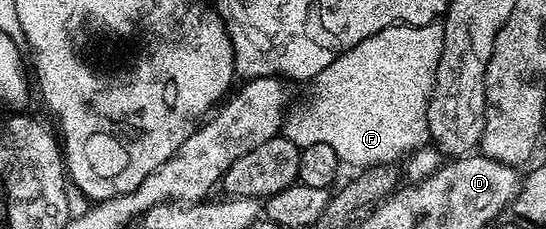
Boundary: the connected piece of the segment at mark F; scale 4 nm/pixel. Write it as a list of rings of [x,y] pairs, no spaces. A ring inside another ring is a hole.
[[[443,20],[431,21],[425,25],[391,25],[382,31],[378,31],[378,35],[370,35],[370,39],[362,39],[362,43],[358,43],[354,47],[345,49],[342,53],[337,53],[335,59],[325,65],[321,73],[317,73],[311,82],[312,94],[308,97],[305,105],[300,105],[296,110],[293,108],[291,112],[284,118],[283,136],[290,139],[290,143],[294,143],[299,149],[306,147],[314,147],[314,143],[326,143],[331,149],[337,153],[338,159],[345,165],[357,165],[357,170],[363,171],[373,165],[391,165],[398,161],[398,157],[403,158],[414,149],[427,146],[430,138],[428,136],[428,104],[432,98],[432,88],[434,87],[434,79],[438,71],[438,59],[442,59],[442,39],[444,38],[444,22]]]

